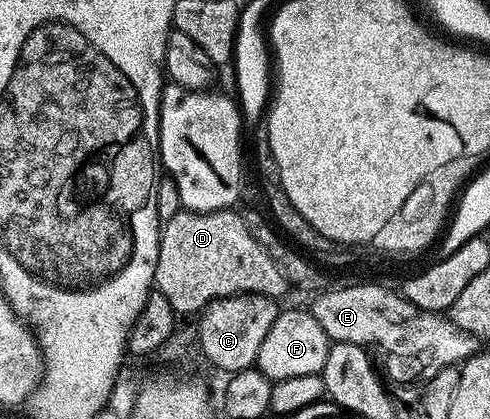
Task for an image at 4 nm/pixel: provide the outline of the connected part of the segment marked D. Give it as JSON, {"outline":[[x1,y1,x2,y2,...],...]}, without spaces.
{"outline":[[182,208,171,220,164,222,153,284,156,293,167,296,167,304,171,304,177,316,200,315,215,300,236,294,262,294,281,300,285,289,291,286,233,208,206,214]]}

